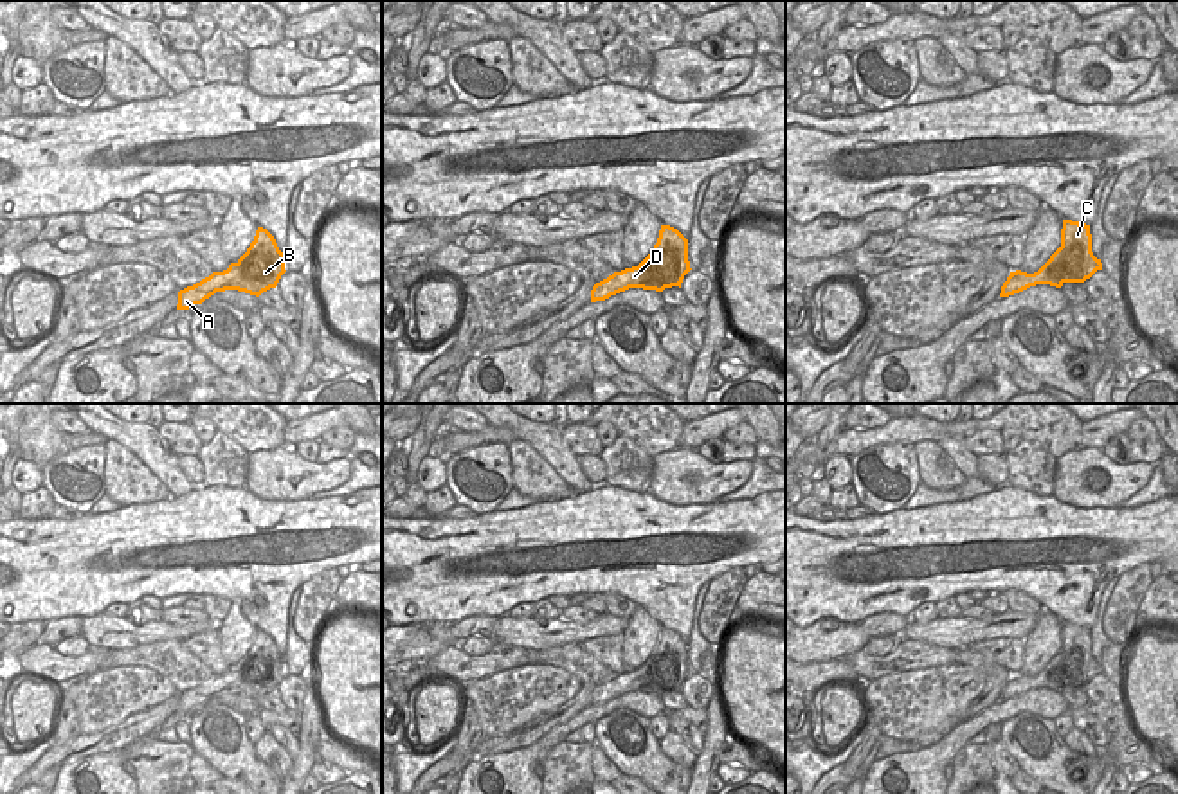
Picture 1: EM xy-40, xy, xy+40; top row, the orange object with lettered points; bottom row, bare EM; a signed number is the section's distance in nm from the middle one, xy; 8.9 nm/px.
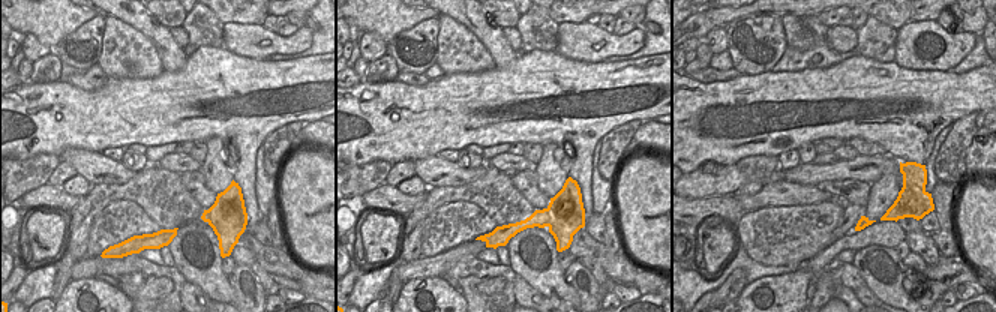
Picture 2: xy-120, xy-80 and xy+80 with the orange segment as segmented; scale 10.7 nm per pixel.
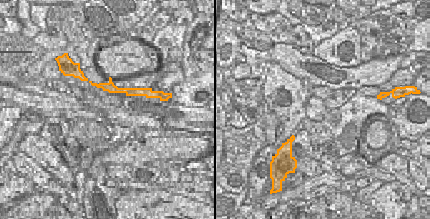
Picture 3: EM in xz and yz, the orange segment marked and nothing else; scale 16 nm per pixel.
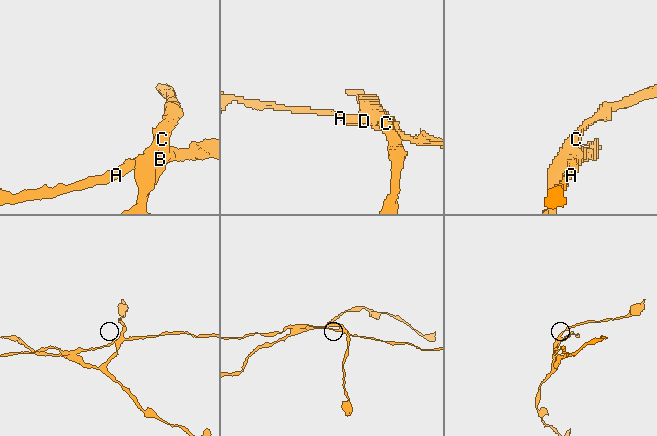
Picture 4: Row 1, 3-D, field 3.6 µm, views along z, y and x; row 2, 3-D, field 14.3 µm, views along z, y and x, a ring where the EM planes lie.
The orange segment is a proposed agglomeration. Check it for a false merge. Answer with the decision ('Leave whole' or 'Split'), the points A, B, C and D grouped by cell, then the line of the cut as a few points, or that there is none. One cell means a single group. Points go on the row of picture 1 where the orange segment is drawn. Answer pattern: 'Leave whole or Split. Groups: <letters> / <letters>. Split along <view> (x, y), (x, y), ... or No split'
Split. Groups: A D / B C. Split along xy+40 (1061, 251), (1081, 281).

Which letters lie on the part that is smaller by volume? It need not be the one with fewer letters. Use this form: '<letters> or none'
A, D

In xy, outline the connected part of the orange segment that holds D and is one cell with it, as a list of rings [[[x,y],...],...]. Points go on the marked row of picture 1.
[[[641,261],[638,266],[614,272],[607,279],[596,283],[591,290],[591,302],[605,301],[629,288],[643,288],[650,281],[654,281],[652,266]]]

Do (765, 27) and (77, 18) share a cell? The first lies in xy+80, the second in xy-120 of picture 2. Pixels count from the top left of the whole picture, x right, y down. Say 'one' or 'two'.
two

